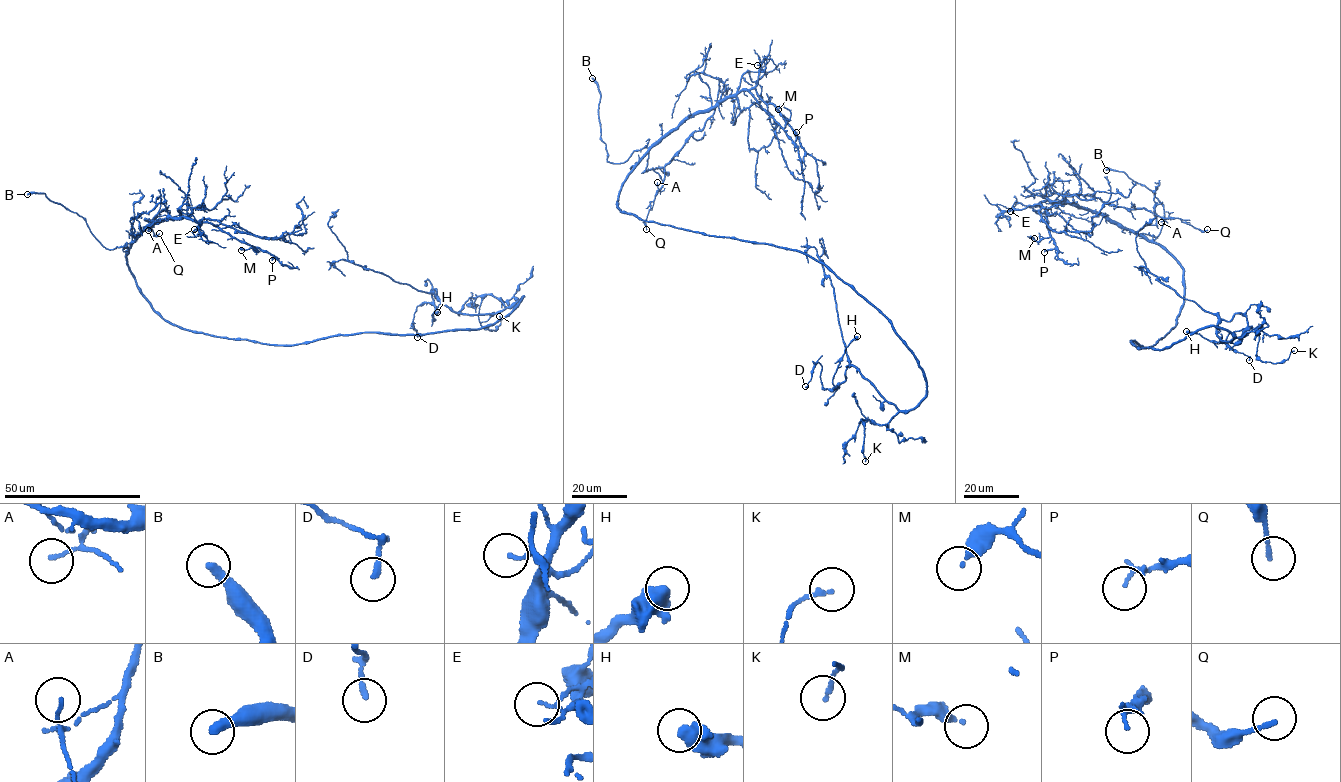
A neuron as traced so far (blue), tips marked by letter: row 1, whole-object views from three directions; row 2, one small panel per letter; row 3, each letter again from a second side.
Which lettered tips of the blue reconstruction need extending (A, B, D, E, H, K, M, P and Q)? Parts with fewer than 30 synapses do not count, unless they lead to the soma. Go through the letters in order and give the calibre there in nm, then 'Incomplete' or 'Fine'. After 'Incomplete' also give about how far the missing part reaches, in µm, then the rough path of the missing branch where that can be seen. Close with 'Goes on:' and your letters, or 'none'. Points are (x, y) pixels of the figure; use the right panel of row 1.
A: Thickness 100 nm. Fine
B: Thickness 320 nm. Incomplete. Missing length about 8 µm. Course of what is missing: (1106, 170), (1094, 180)
D: Thickness 170 nm. Fine
E: Thickness 110 nm. Fine
H: Thickness 600 nm. Fine
K: Thickness 140 nm. Fine
M: Thickness 320 nm. Fine
P: Thickness 80 nm. Fine
Q: Thickness 140 nm. Fine
Goes on: B

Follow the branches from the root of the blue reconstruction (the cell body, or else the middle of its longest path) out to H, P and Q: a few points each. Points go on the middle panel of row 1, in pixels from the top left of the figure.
H: (741, 240), (799, 250), (851, 285), (913, 354), (925, 397), (900, 410), (851, 365), (832, 389), (857, 336)
P: (741, 240), (621, 212), (625, 178), (686, 119), (742, 91), (793, 142), (796, 132)
Q: (741, 240), (647, 221), (617, 205), (642, 155), (719, 101), (665, 166), (646, 229)

